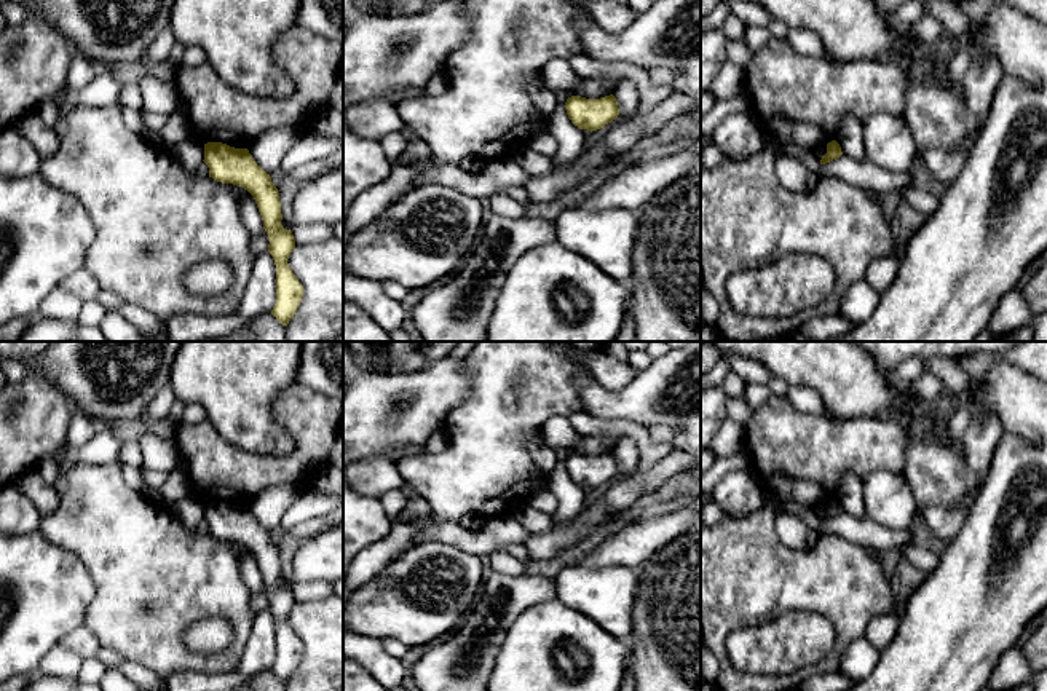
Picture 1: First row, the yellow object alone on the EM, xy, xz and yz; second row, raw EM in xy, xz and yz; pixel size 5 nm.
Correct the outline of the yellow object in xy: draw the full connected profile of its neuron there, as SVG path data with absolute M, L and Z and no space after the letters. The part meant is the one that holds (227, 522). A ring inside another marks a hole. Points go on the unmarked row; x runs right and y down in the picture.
M222 499L204 501L204 517L209 535L222 541L233 541L247 547L259 565L263 587L268 592L268 610L276 622L276 661L271 672L287 683L295 672L303 643L289 626L287 616L295 605L292 587L281 582L281 559L270 531L252 515L247 506L235 506Z

